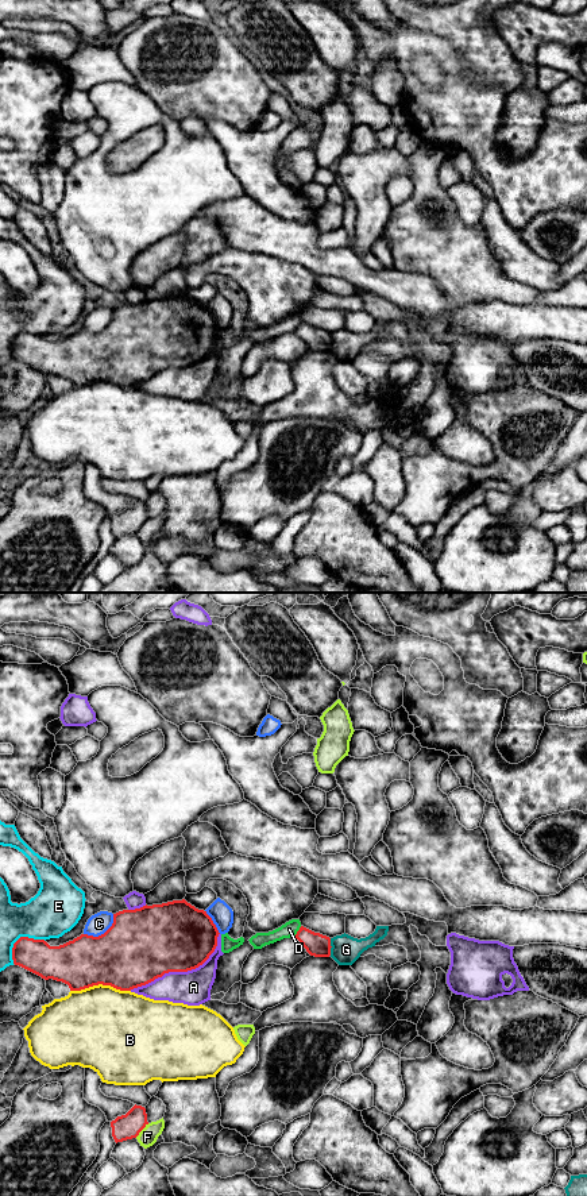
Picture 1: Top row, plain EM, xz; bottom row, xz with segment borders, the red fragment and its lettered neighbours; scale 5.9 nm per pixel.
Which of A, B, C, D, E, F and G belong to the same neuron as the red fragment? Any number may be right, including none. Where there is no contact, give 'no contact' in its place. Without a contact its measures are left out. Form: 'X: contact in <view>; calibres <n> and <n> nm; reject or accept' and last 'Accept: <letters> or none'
A: contact in xz; calibres 420 and 200 nm; reject
B: contact in xz; calibres 400 and 480 nm; reject
C: contact in xz; calibres 440 and 120 nm; reject
D: contact in xz; calibres 140 and 90 nm; reject
E: contact in xz; calibres 200 and 280 nm; reject
F: contact in xz; calibres 150 and 110 nm; reject
G: contact in xz; calibres 140 and 170 nm; reject
Accept: none

